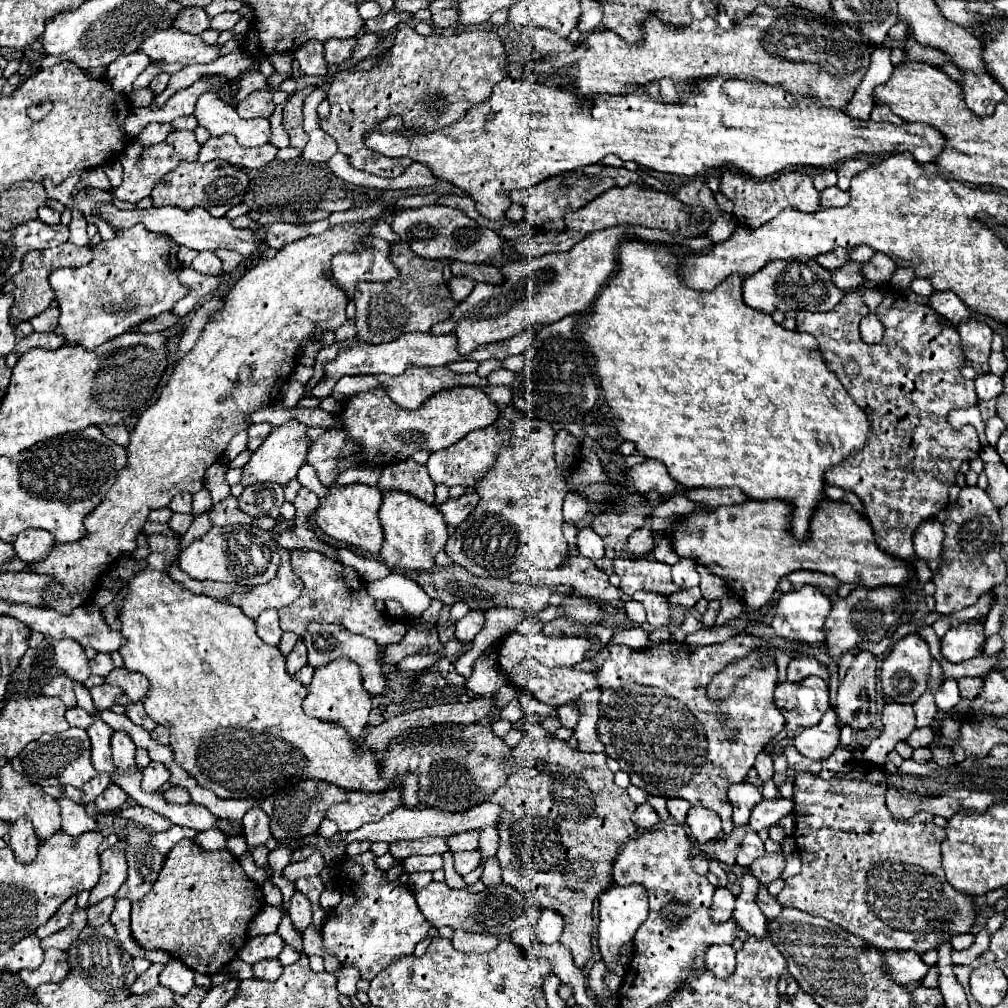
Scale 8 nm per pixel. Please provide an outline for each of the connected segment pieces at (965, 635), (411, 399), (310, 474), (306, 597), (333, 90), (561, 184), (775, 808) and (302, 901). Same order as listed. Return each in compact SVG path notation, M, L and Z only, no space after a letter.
M978 622L952 626L942 638L942 656L950 662L964 662L982 654L984 628Z
M410 364L400 376L380 374L376 378L380 382L380 388L390 396L390 400L406 410L416 410L424 400L444 388L486 386L486 378L480 378L478 374L456 374L446 366L432 368Z
M304 464L300 470L298 470L298 482L302 486L306 486L308 490L314 490L320 498L326 498L328 496L328 488L320 484L320 480L316 478L316 472L310 464Z
M292 550L292 572L302 580L302 594L290 606L278 610L280 628L284 632L294 632L296 636L304 636L308 624L340 624L346 626L350 632L376 640L380 646L388 646L400 642L406 634L406 626L398 620L390 620L382 612L376 610L374 598L366 592L362 582L358 580L358 572L338 560L332 560L316 550Z
M404 26L398 30L394 46L370 68L370 70L342 70L336 72L334 82L328 90L330 116L328 120L320 120L320 126L338 142L338 150L350 156L354 168L364 170L374 176L394 178L402 174L412 160L410 158L384 158L364 146L364 126L372 126L372 122L380 122L392 114L404 118L404 126L414 130L440 130L440 126L450 126L452 122L464 116L468 106L482 102L492 94L492 88L508 76L508 52L498 34L488 30L472 30L454 36L420 36L414 28Z
M568 172L552 176L532 188L526 190L512 190L510 200L516 204L522 204L526 210L526 220L542 230L562 230L564 228L564 214L570 210L578 210L586 206L590 200L606 192L608 188L616 186L614 178L598 178L598 176L586 176L582 172Z
M786 798L764 800L754 806L748 824L752 830L760 832L764 828L774 826L778 820L782 820L784 816L790 816L790 814L792 814L792 800L786 800Z
M294 890L288 912L290 912L292 924L294 924L294 928L296 928L296 930L304 930L306 926L310 926L310 922L312 922L310 900L308 900L300 890Z

